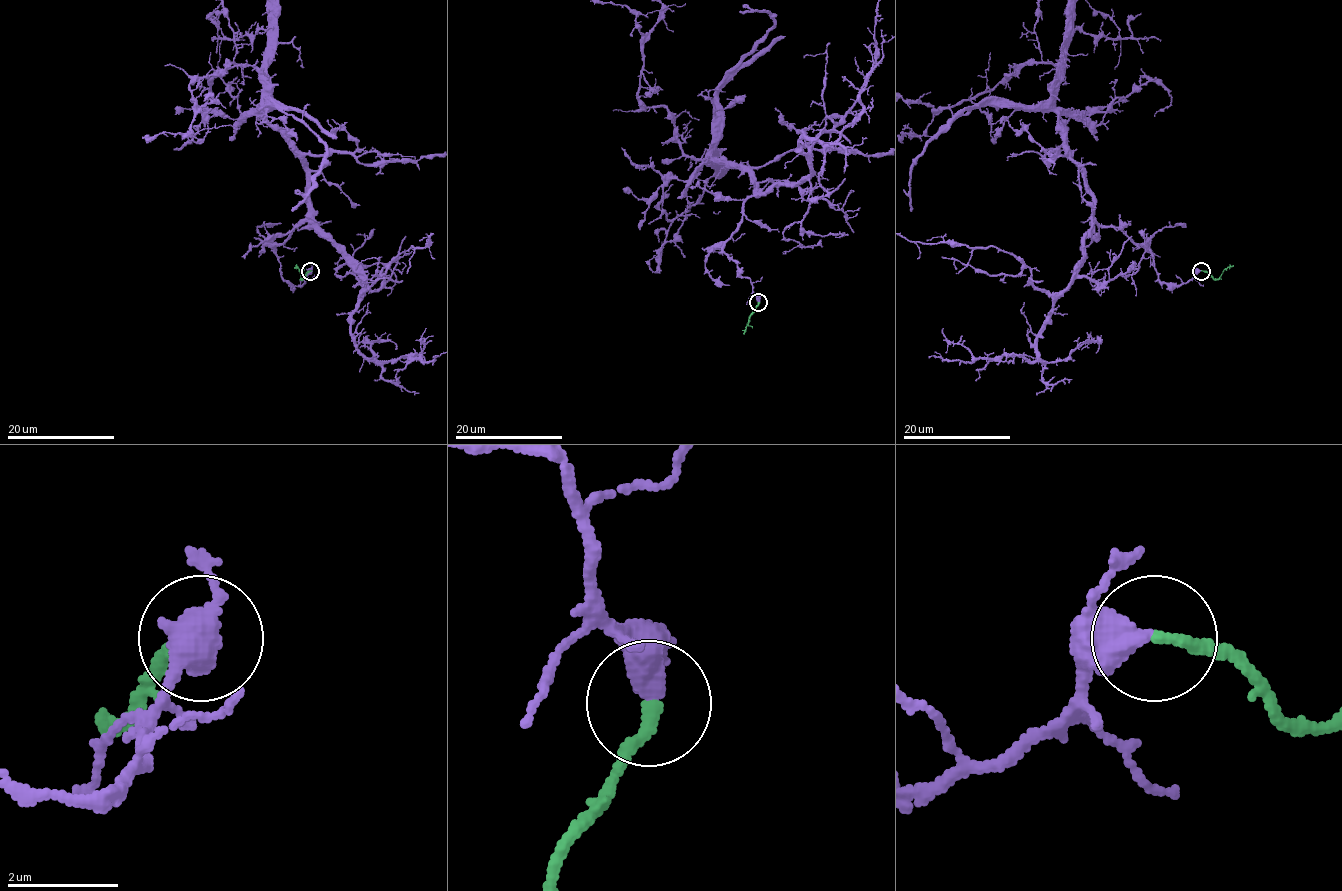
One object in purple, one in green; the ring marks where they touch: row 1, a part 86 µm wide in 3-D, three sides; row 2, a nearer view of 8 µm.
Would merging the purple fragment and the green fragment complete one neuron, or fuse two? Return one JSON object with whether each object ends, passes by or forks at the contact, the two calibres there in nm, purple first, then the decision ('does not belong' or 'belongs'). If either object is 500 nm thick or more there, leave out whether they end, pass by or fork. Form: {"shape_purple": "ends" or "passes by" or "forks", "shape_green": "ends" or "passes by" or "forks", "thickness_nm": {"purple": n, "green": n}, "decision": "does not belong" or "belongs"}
{"shape_purple": "ends", "shape_green": "ends", "thickness_nm": {"purple": 480, "green": 220}, "decision": "belongs"}

